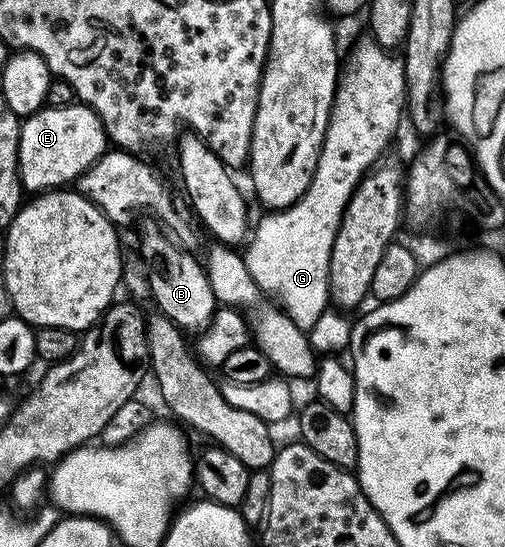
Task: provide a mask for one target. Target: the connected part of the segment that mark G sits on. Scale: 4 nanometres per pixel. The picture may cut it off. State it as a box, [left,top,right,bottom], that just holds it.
[242,38,406,331]

